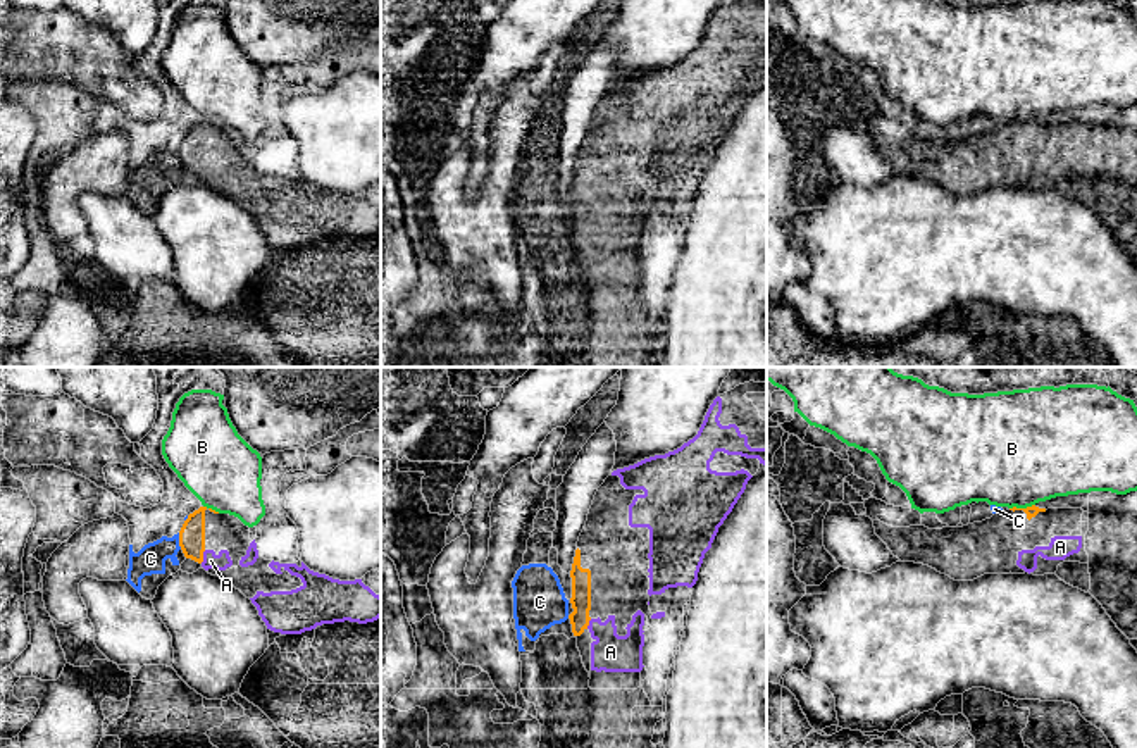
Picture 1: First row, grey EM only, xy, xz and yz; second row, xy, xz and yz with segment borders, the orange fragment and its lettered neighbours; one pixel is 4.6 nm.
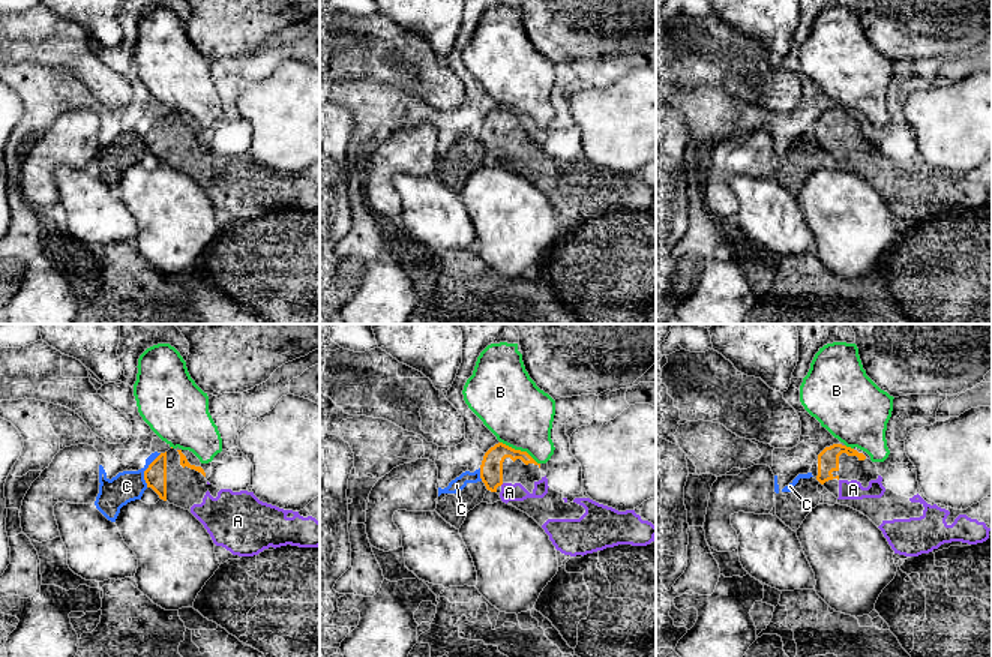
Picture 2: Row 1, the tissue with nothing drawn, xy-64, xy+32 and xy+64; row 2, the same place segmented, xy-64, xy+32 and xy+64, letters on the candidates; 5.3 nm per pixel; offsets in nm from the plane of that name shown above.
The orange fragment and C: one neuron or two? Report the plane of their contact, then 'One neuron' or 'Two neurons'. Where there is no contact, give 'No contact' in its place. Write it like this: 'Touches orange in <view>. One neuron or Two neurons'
Touches orange in xy. Two neurons

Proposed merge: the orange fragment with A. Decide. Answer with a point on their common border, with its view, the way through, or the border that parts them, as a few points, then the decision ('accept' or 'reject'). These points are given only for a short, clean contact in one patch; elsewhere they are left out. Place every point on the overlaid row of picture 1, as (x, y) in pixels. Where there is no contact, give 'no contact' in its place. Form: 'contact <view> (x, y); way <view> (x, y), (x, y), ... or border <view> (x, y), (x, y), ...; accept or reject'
contact xy (202, 557); accept

